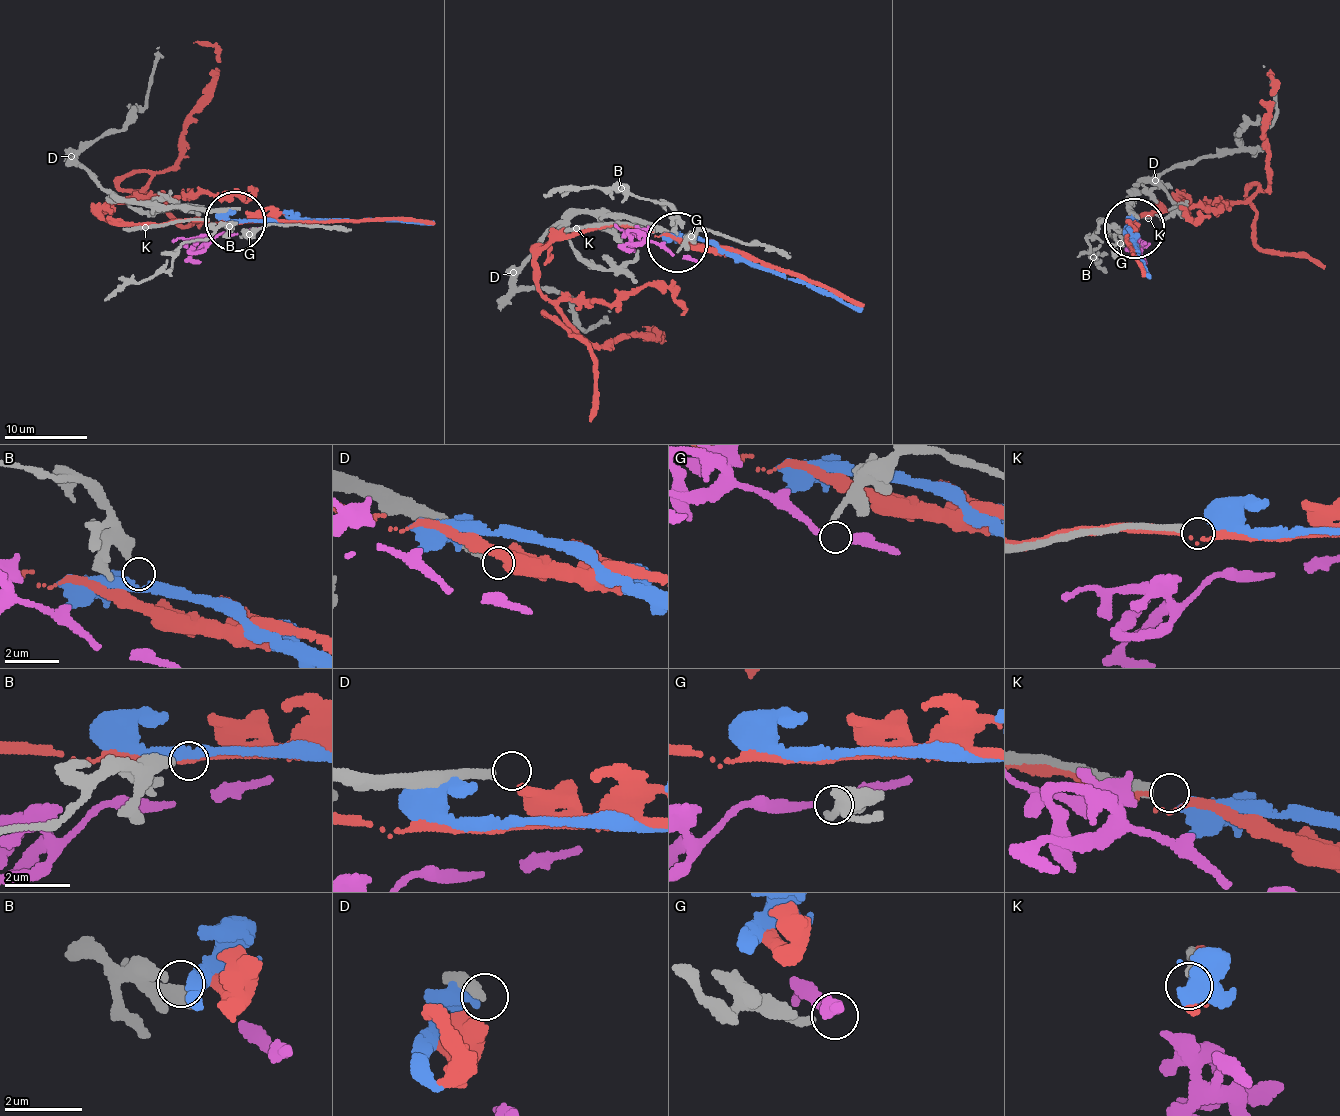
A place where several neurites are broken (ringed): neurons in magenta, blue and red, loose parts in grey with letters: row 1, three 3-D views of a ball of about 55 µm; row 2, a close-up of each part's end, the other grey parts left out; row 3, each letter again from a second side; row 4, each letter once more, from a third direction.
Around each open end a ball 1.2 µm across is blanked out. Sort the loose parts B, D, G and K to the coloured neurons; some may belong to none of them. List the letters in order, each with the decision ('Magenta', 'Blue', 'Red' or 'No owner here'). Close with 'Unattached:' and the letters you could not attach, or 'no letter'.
B: No owner here
D: No owner here
G: Magenta
K: Blue
Unattached: B, D

